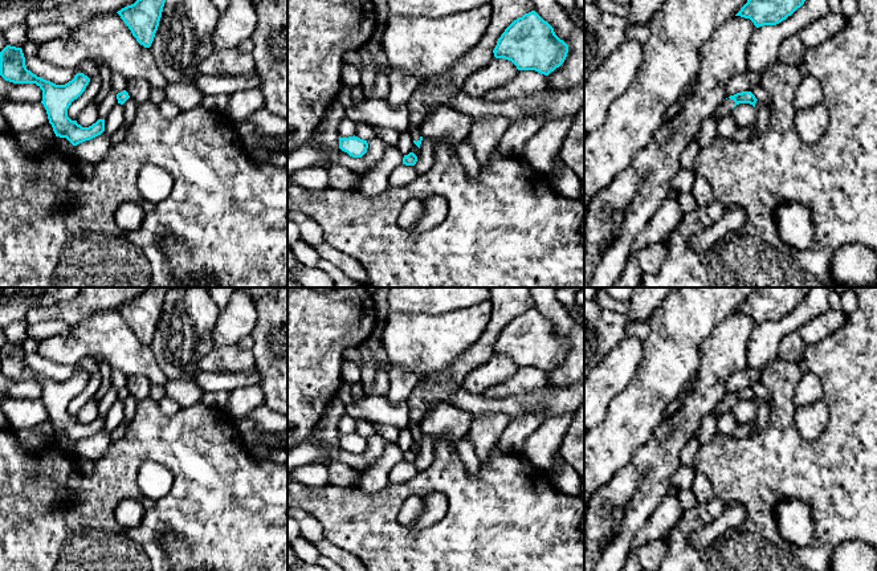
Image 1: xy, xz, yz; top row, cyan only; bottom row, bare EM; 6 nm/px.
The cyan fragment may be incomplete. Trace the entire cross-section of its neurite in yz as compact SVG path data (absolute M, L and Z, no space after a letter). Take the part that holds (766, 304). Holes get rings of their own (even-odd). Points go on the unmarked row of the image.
M756 287L735 313L750 315L756 325L776 322L800 305L811 287Z

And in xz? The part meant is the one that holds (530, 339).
M531 307L505 326L493 350L495 355L511 358L518 367L535 367L548 372L564 359L568 342L547 318Z

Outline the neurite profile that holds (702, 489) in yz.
M696 474L690 489L698 503L707 503L714 495L713 485L705 474Z

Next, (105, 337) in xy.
M118 310L99 311L72 326L68 337L40 340L37 352L56 363L77 366L82 358L107 363L126 376L140 375L151 384L170 380L159 367L150 344L140 342Z

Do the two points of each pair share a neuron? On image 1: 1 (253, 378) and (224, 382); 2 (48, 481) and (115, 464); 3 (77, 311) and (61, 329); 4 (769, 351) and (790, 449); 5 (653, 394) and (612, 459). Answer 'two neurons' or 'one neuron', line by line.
1: one neuron
2: one neuron
3: two neurons
4: two neurons
5: one neuron

